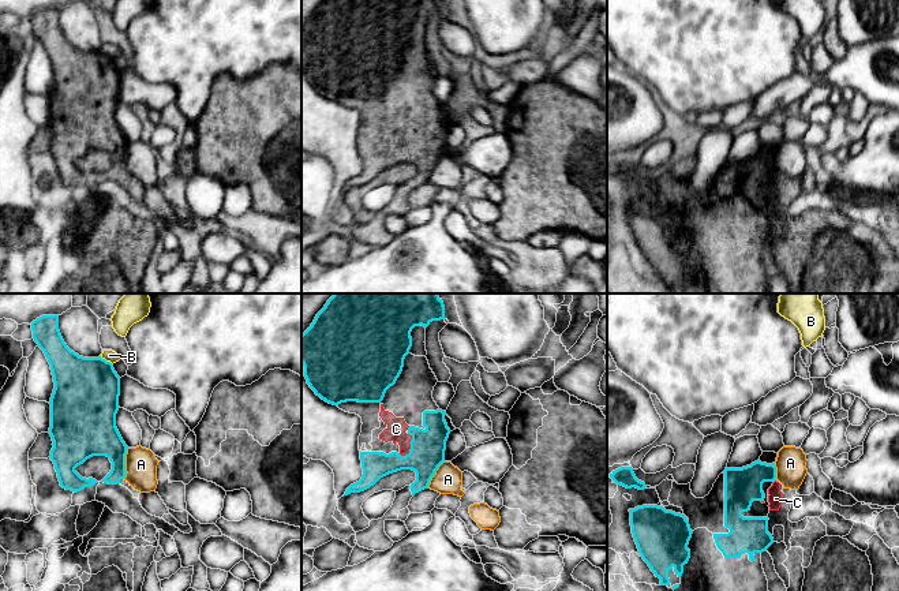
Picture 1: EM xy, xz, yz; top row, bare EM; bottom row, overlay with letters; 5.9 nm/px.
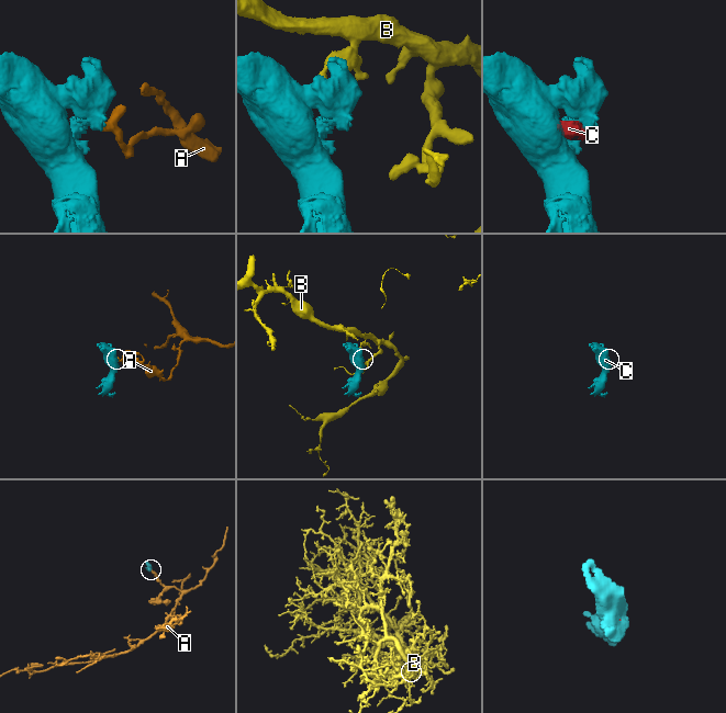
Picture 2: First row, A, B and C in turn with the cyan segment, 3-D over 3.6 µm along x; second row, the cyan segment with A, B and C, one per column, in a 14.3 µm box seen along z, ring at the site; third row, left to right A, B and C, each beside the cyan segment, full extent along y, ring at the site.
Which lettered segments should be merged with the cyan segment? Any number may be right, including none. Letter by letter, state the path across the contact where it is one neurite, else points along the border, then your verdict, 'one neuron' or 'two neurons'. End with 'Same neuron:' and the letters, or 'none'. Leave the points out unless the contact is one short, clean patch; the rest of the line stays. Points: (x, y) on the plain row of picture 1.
A: border xy (128, 142), (126, 169), (123, 172); two neurons
B: border xy (100, 51), (112, 59); two neurons
C: one neuron
Same neuron: C

